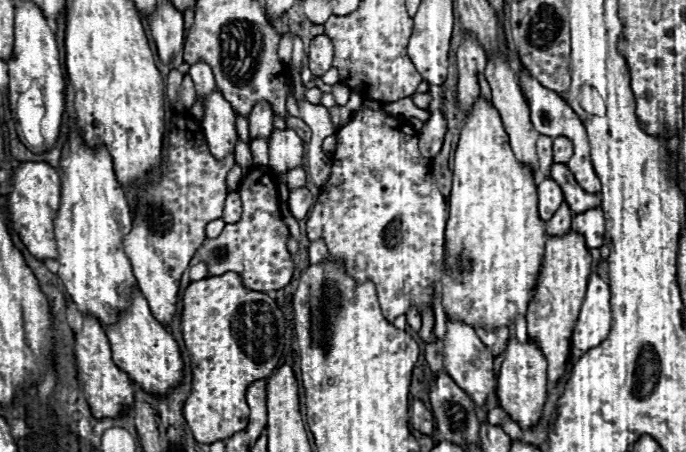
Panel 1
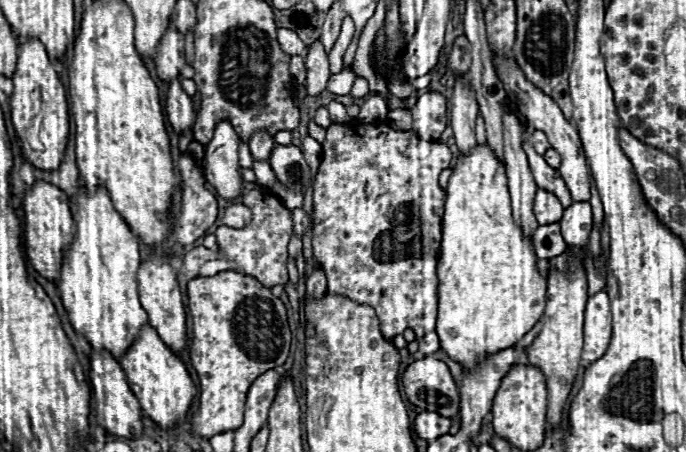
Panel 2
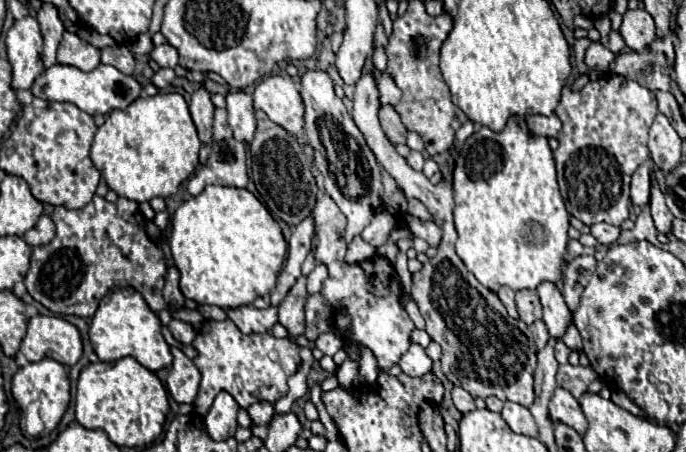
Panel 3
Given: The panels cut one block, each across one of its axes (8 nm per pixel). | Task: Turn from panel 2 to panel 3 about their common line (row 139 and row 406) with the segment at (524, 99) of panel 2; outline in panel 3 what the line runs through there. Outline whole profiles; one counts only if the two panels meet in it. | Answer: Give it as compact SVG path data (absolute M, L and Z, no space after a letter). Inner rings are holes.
M556 388L554 396L548 404L548 416L552 422L562 422L562 424L574 428L578 434L584 434L588 428L578 400L568 390L562 390L562 388Z

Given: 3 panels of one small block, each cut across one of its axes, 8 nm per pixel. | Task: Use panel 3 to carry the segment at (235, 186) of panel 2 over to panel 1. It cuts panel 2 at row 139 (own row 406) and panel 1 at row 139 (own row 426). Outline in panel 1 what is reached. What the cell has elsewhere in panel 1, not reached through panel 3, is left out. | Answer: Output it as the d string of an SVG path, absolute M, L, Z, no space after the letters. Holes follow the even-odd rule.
M214 88L204 98L204 116L202 116L202 132L210 146L210 152L220 160L228 152L234 150L238 134L236 134L236 112L224 100L218 88Z

